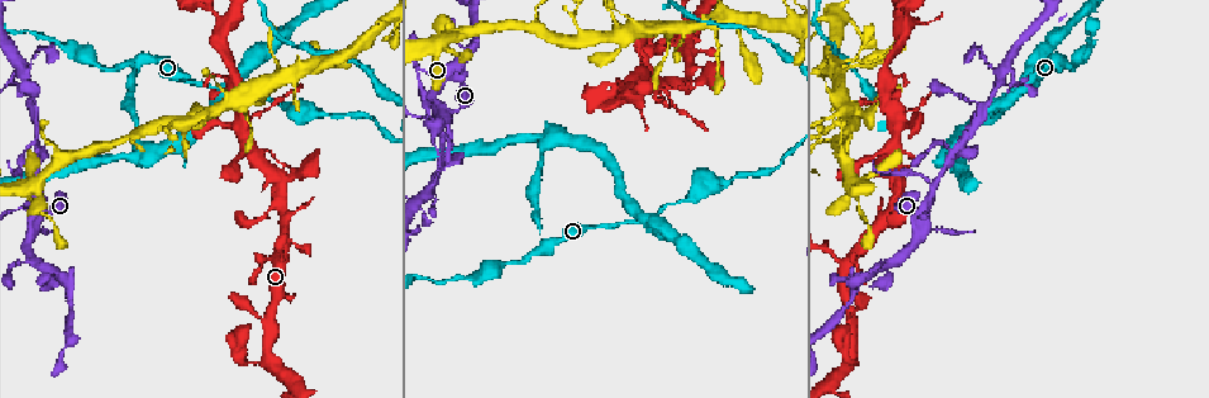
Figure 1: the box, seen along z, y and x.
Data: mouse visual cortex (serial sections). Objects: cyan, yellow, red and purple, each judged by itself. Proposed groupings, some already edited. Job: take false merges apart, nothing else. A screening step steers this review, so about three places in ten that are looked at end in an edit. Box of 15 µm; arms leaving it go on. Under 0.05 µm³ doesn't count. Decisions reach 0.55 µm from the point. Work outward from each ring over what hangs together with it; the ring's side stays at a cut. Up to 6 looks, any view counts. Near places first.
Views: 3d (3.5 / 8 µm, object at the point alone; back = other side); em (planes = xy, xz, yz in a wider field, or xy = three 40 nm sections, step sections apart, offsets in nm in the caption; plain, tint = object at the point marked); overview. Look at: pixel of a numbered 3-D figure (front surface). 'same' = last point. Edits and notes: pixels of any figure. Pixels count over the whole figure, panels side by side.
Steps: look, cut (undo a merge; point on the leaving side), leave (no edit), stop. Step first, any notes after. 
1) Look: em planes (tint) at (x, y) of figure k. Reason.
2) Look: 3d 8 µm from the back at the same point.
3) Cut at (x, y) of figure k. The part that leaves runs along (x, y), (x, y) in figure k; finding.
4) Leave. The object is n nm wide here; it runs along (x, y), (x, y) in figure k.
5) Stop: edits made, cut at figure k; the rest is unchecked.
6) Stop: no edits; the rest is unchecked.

Look: 3d 3.5 µm at (41, 219) of figure 1. Calibre changes.

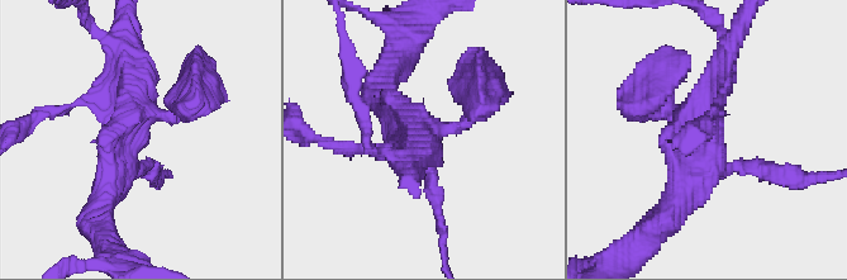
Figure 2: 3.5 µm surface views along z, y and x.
Look: em xy step 3 (tint) at (134, 125) of figure 2.

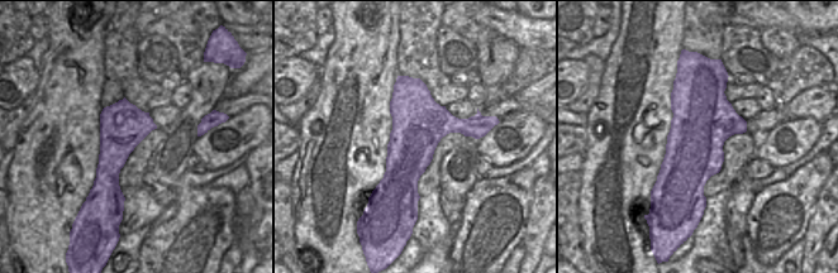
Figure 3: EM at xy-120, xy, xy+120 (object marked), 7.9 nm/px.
Leave. It runs along (198, 107), (143, 110), (108, 193) in figure 2; one cell here.

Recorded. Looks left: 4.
Look: 3d 3.5 µm at (448, 137) of figure 1. Arms part here.

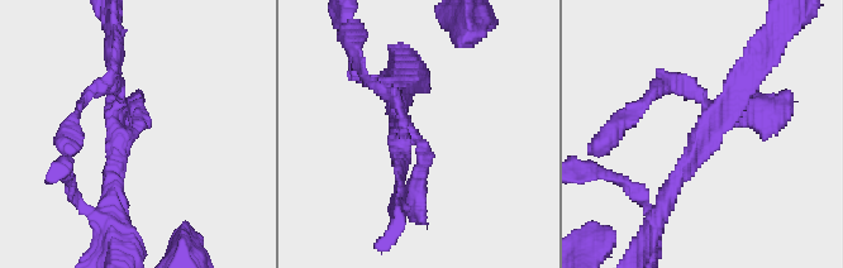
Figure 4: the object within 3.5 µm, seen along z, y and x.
Look: em planes (tint) at (401, 138) of figure 4.

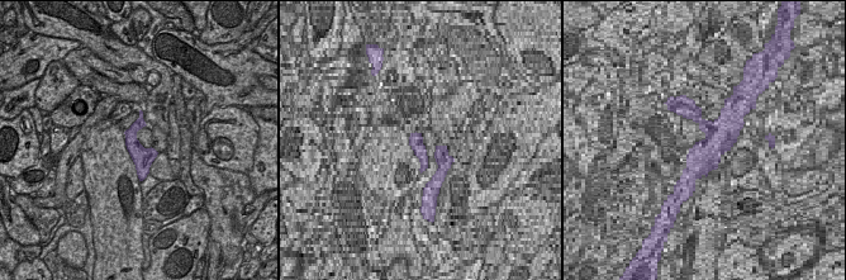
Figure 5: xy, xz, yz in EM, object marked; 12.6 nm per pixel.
Look: em xy step 2 (tint) at the same point. Cut it another way.

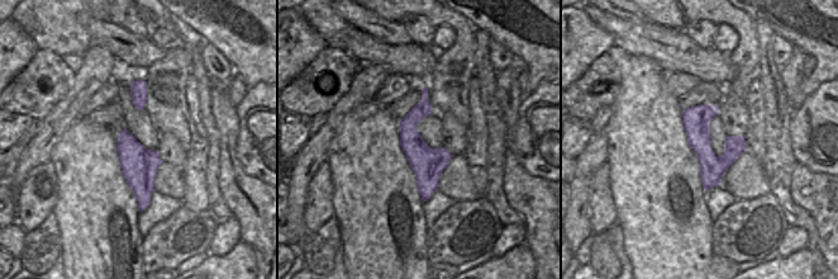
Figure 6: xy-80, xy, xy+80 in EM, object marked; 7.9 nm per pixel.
Leave. It runs along (424, 91), (412, 119), (424, 197) in figure 6; all the same cell.

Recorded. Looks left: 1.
Stop: no edits; the rest is unchecked.

